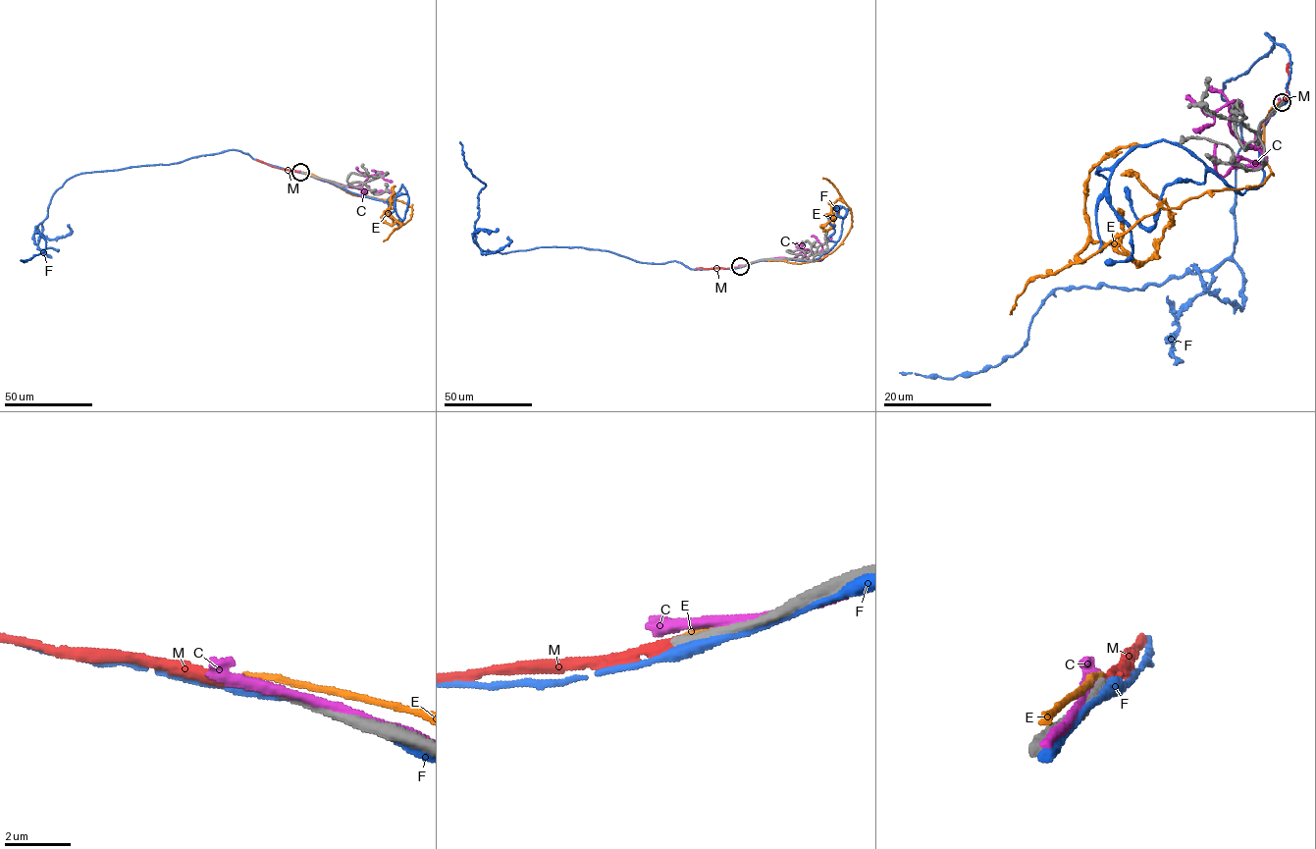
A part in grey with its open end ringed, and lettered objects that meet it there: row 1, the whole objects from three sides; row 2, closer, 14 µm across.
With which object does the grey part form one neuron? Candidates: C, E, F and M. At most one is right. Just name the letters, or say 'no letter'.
M

